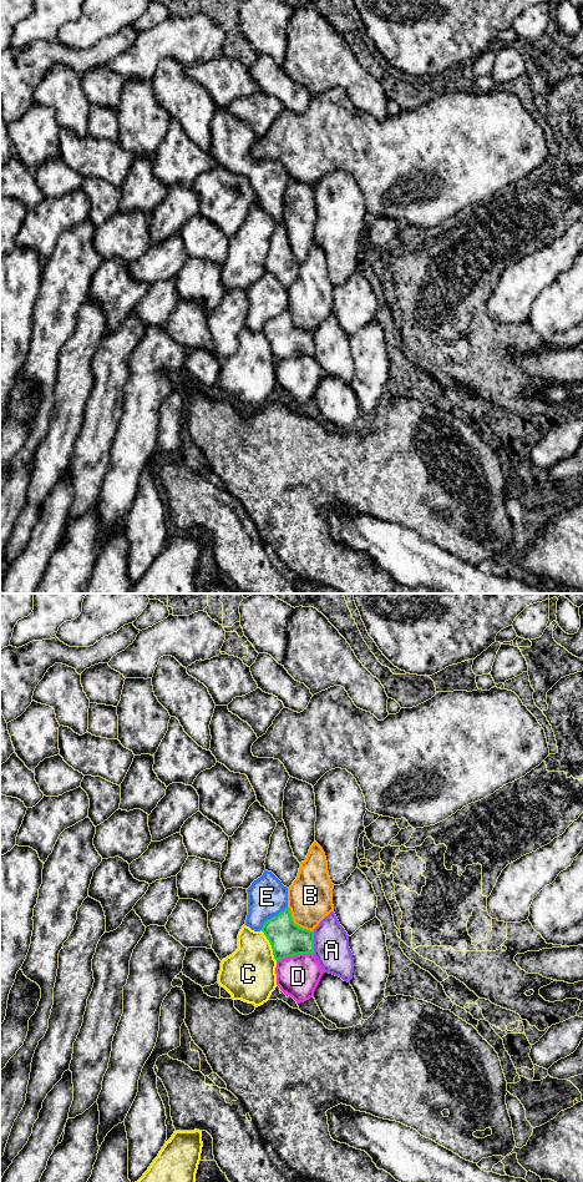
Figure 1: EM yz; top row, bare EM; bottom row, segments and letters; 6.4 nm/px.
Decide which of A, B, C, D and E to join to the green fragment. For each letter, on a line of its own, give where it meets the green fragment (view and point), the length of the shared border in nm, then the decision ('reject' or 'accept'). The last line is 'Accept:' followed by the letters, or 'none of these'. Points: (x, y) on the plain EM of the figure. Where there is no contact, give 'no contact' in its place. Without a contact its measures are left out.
A: meets green in yz at (313, 344); contact 140 nm long; reject
B: meets green in yz at (294, 326); contact 240 nm long; reject
C: meets green in yz at (270, 345); contact 220 nm long; reject
D: meets green in yz at (294, 357); contact 240 nm long; reject
E: meets green in yz at (273, 318); contact 220 nm long; reject
Accept: none of these

